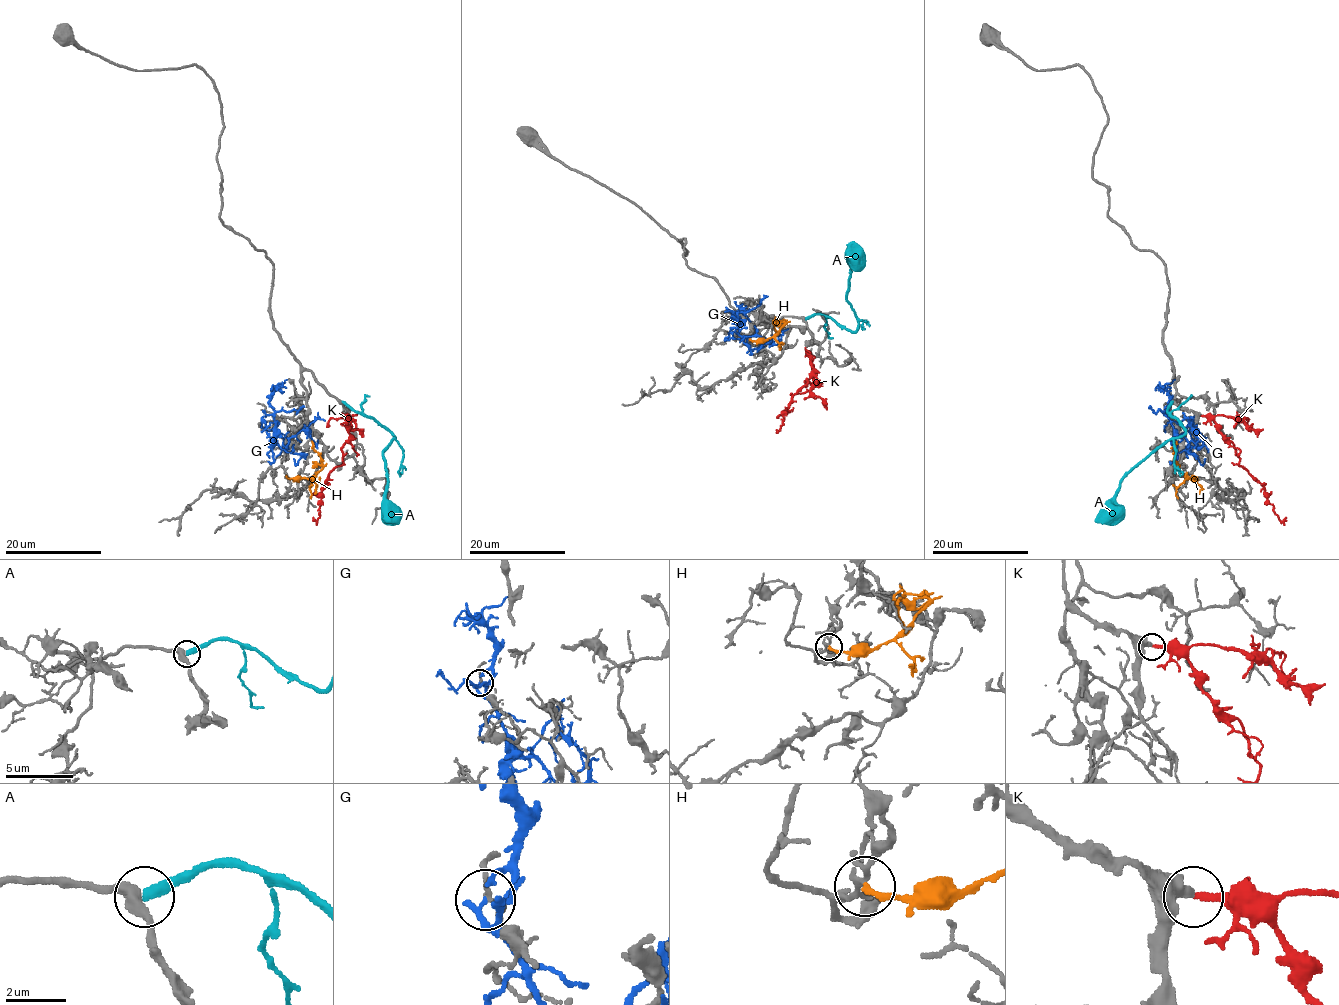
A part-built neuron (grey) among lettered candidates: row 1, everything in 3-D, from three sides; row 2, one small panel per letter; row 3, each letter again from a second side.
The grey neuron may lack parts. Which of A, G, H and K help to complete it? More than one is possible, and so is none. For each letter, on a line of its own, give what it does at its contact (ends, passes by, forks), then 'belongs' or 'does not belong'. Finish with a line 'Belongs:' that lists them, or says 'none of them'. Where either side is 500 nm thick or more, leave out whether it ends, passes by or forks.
A: it ends | does not belong
G: it ends | does not belong
H: it ends | does not belong
K: it ends | belongs
Belongs: K

